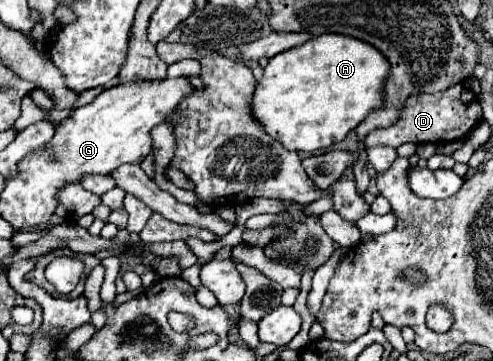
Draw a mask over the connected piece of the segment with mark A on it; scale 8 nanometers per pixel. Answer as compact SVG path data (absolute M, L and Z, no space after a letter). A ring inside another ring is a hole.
M323 34L323 36L315 36L313 40L305 42L305 46L297 46L293 50L287 50L287 52L281 52L277 56L273 56L269 60L269 64L265 66L263 70L263 78L255 84L255 92L253 92L253 98L251 98L251 116L265 128L265 132L277 142L283 144L283 148L287 150L295 150L295 152L313 152L313 150L319 150L319 148L327 148L335 142L341 142L349 130L355 130L359 122L363 122L363 118L381 106L383 102L383 84L385 84L385 76L389 74L389 64L381 58L379 50L373 50L373 46L369 46L367 42L357 42L357 38L345 38L343 34Z

